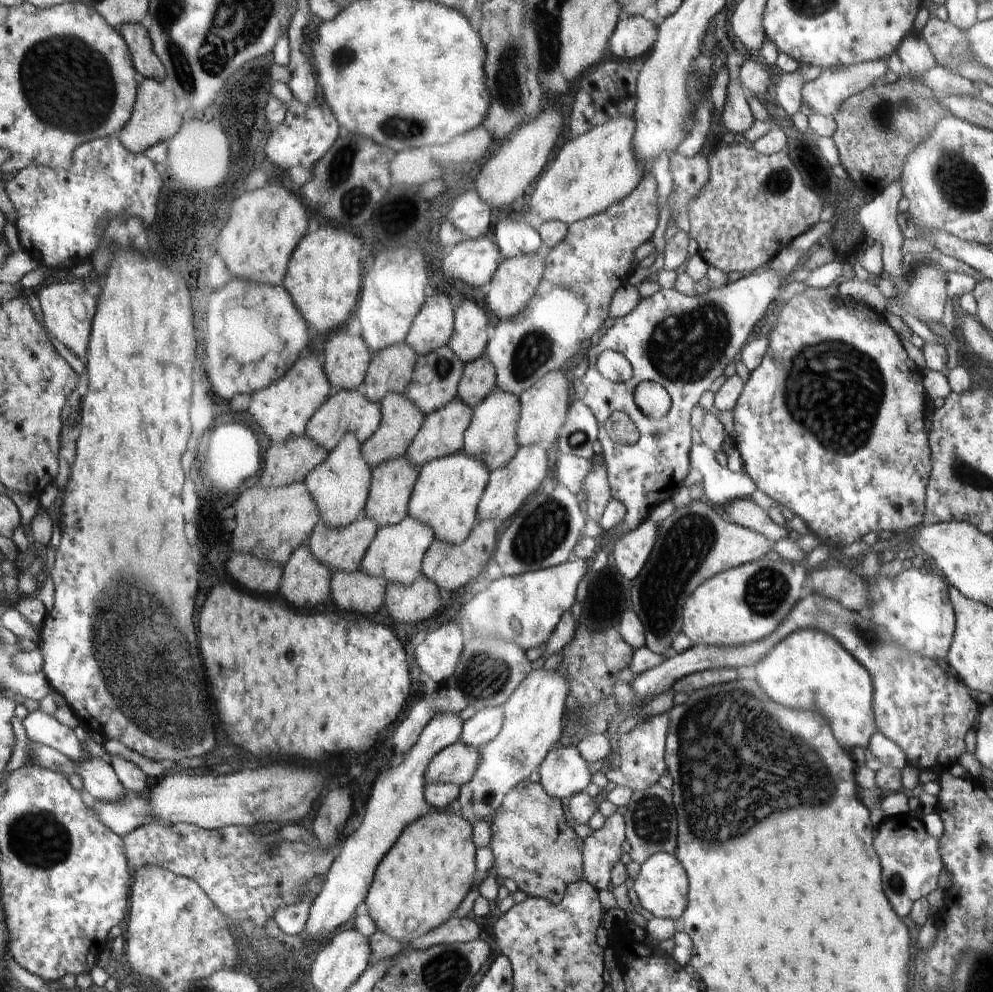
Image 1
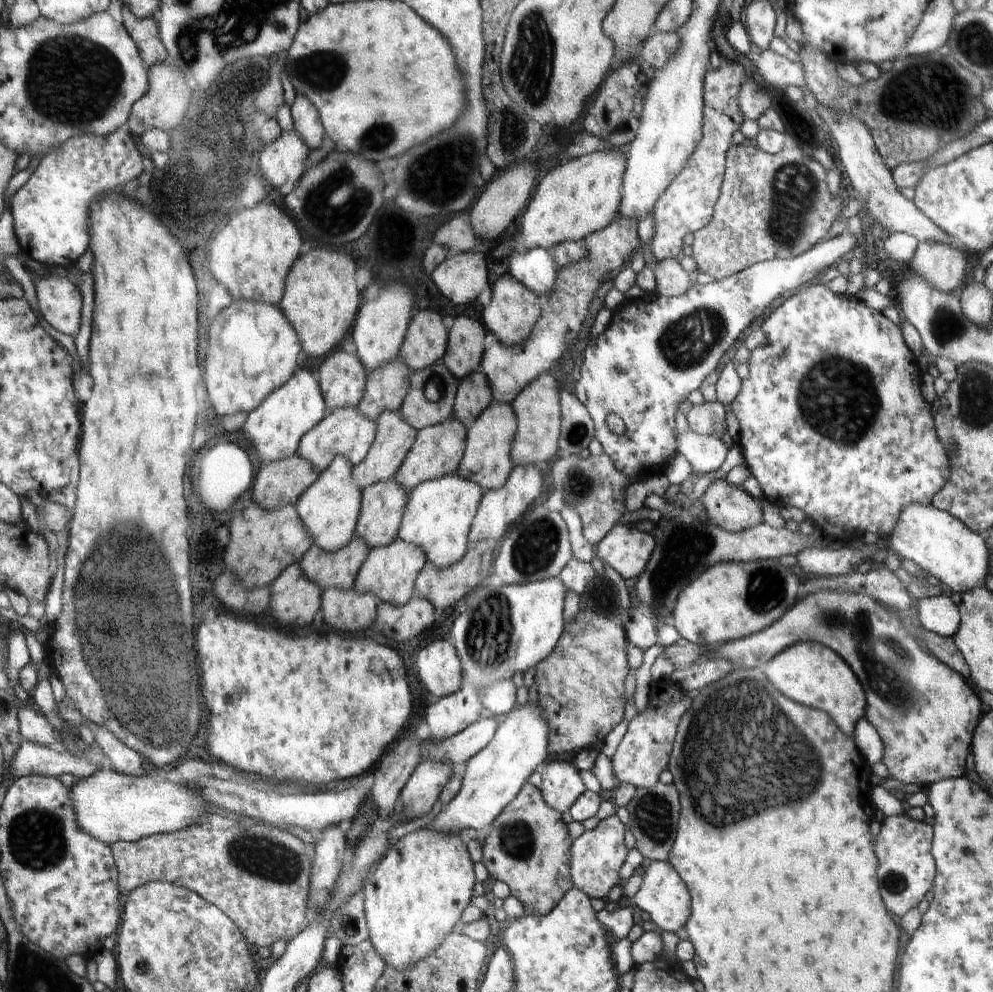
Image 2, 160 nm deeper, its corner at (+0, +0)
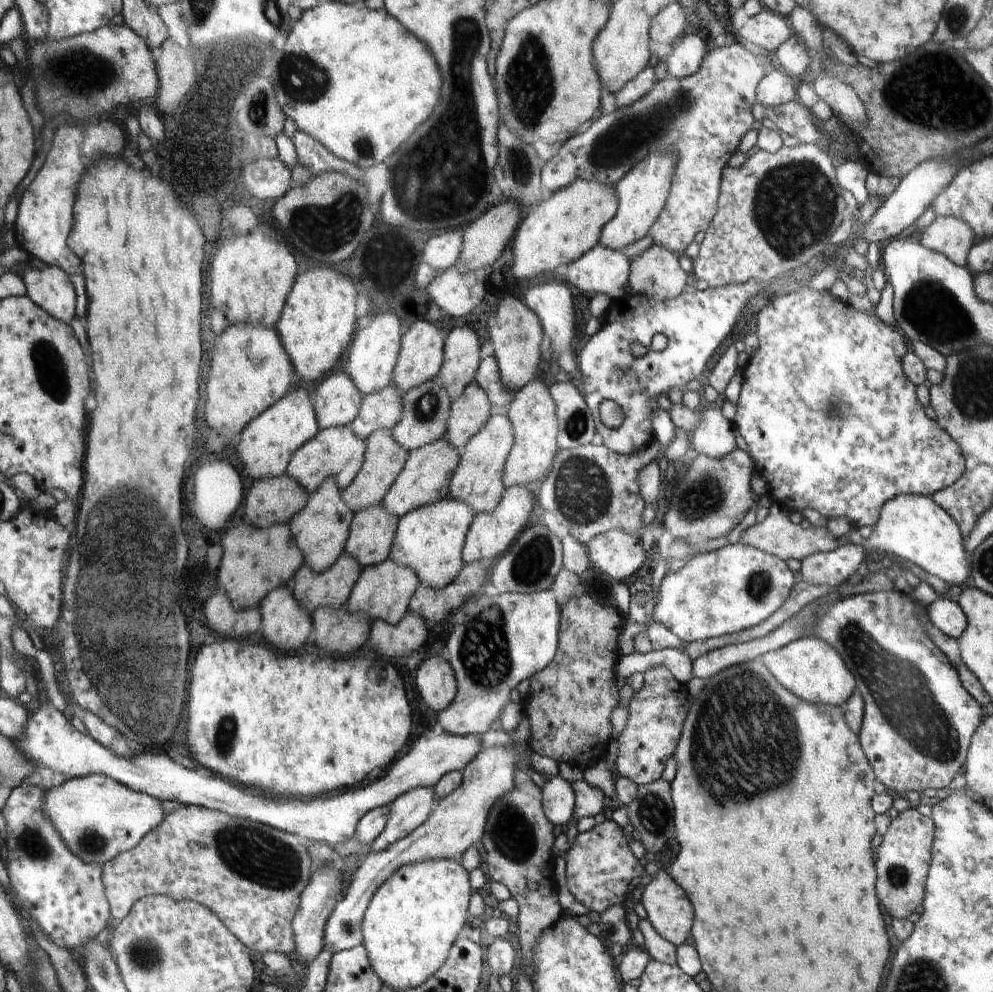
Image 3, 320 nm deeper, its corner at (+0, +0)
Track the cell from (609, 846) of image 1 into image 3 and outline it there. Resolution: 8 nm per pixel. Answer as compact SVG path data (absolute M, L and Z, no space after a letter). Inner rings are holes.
M609 816L604 822L596 823L592 830L578 833L564 857L568 890L595 917L606 912L611 906L623 905L630 891L630 882L636 876L646 877L644 862L632 853L624 832Z

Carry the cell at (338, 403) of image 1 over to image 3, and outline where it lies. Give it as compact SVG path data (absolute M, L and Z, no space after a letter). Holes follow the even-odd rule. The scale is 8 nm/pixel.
M349 425L320 429L316 437L306 442L293 454L288 466L288 476L297 480L310 495L314 494L330 477L334 477L338 488L344 490L350 486L361 469L365 450L365 441L358 438Z

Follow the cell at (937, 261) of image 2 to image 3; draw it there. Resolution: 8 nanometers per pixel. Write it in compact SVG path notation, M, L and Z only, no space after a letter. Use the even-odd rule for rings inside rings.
M938 215L930 225L925 226L919 239L923 245L943 252L959 265L967 264L969 250L977 240L966 219L950 215Z

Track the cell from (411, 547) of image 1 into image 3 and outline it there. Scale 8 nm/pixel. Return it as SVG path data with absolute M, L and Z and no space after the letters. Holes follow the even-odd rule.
M388 558L379 565L362 569L347 600L346 610L349 613L364 613L370 622L381 619L389 625L396 626L405 617L410 599L414 596L419 583L412 569L397 565Z

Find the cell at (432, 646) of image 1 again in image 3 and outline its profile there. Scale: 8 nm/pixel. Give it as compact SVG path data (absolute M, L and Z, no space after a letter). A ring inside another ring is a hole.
M445 654L426 659L415 676L416 688L430 710L438 714L455 699L456 678Z

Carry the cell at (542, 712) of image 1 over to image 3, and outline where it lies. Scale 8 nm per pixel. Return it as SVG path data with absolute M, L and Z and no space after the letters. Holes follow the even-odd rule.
M515 743L515 748L510 751L490 747L484 749L464 767L461 771L463 774L462 784L449 795L441 798L430 813L430 816L417 828L412 834L406 835L401 841L393 844L387 851L378 854L368 854L361 857L361 867L357 868L353 874L353 880L346 892L346 896L340 898L334 910L330 913L328 922L324 927L324 944L332 954L338 951L354 948L358 946L363 938L361 936L361 928L363 923L363 914L369 905L370 900L377 892L379 886L385 884L394 873L405 866L422 865L424 862L436 861L454 861L459 863L464 853L471 847L481 842L482 835L485 834L485 822L490 814L491 806L504 795L507 795L515 785L515 772L519 770L517 764L517 754L527 755L530 749L523 744Z

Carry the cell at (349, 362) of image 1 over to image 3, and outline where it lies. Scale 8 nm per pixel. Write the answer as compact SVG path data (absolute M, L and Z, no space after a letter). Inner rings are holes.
M335 372L316 388L314 410L317 411L318 426L321 429L350 426L360 412L363 395L351 377L346 375Z

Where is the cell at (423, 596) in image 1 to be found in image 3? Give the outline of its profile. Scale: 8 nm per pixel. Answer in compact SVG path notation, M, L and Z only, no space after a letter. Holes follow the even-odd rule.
M410 611L396 626L381 619L371 624L370 648L380 657L398 658L408 651L419 650L429 641L429 626Z

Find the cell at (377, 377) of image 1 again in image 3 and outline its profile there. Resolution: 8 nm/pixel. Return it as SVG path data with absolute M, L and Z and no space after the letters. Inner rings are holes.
M393 382L385 389L363 395L360 412L350 424L354 434L365 441L375 430L392 430L401 419L401 396Z

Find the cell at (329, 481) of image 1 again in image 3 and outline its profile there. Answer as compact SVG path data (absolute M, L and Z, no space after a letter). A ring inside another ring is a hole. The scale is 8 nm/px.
M330 477L314 494L310 495L305 508L290 520L289 529L304 555L304 564L308 565L314 573L326 573L345 552L345 542L349 535L353 513L341 497L341 490L334 477Z

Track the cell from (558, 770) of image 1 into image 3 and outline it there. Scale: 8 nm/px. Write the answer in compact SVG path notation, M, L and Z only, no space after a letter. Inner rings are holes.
M556 774L554 778L546 778L541 791L546 818L553 826L565 828L574 815L575 796L573 788L568 781Z

